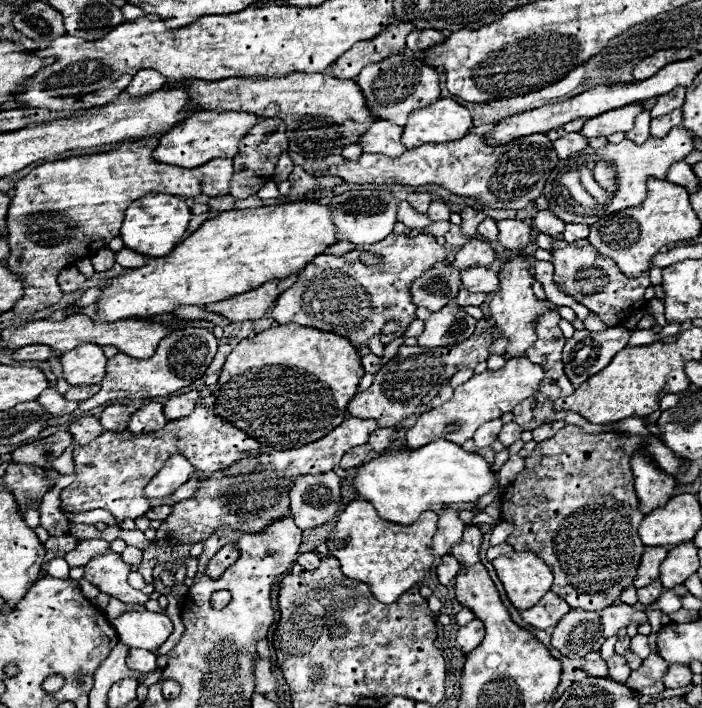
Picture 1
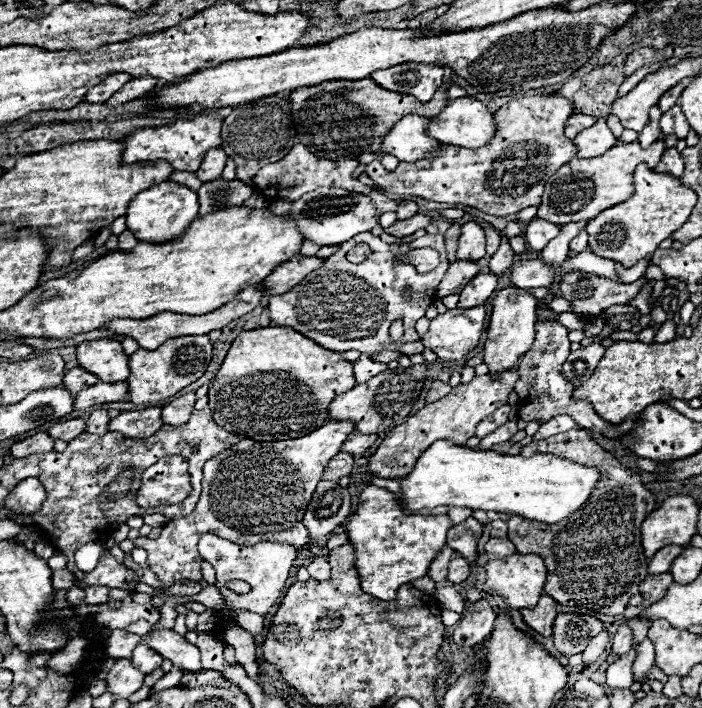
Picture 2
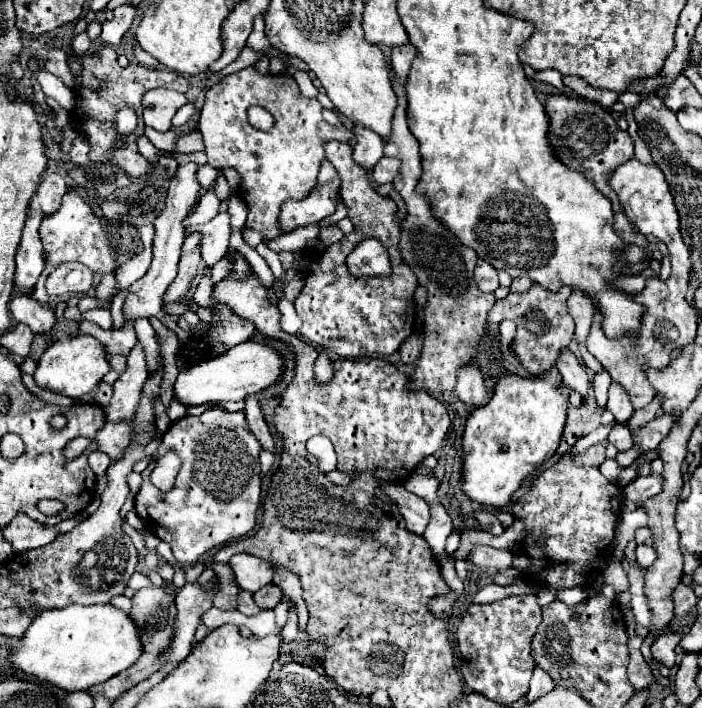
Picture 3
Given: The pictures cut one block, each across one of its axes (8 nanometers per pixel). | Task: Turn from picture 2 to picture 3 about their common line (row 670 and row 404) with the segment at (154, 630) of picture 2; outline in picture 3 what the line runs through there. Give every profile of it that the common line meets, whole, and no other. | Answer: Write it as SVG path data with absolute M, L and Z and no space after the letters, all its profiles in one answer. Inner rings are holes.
M242 342L216 358L210 358L202 364L190 366L188 370L182 370L174 384L174 392L178 400L186 406L198 406L206 402L230 402L230 400L238 402L282 380L282 372L284 372L284 362L278 350L274 350L266 342Z

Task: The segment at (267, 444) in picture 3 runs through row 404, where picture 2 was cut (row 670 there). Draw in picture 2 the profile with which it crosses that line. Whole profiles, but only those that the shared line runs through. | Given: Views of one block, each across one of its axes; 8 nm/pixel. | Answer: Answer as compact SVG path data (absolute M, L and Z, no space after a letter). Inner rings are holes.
M226 626L218 632L220 640L226 640L236 650L236 660L246 668L246 674L258 682L258 664L256 664L256 642L254 636L238 626Z

